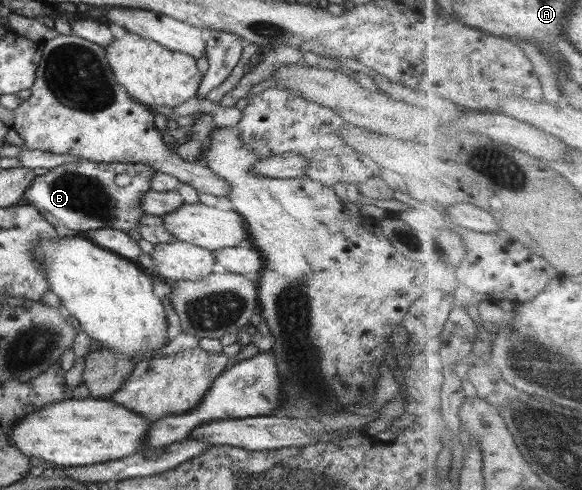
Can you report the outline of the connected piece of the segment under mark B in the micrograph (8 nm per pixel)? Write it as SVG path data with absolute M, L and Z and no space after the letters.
M81 159L36 176L24 197L55 229L80 233L110 228L132 235L146 214L142 195L150 190L156 172L146 163L97 163Z

